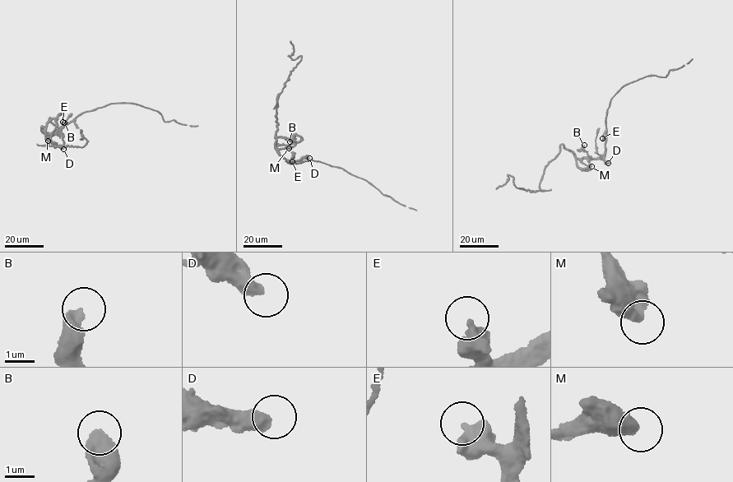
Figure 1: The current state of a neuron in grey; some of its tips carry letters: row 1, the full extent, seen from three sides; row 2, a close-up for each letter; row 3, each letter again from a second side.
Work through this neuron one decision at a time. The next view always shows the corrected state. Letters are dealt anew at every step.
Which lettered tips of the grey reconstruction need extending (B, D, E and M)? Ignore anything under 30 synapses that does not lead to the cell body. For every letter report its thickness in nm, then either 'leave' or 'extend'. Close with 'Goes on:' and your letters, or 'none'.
B: calibre 440 nm; leave
D: calibre 480 nm; leave
E: calibre 320 nm; leave
M: calibre 550 nm; leave
Goes on: none

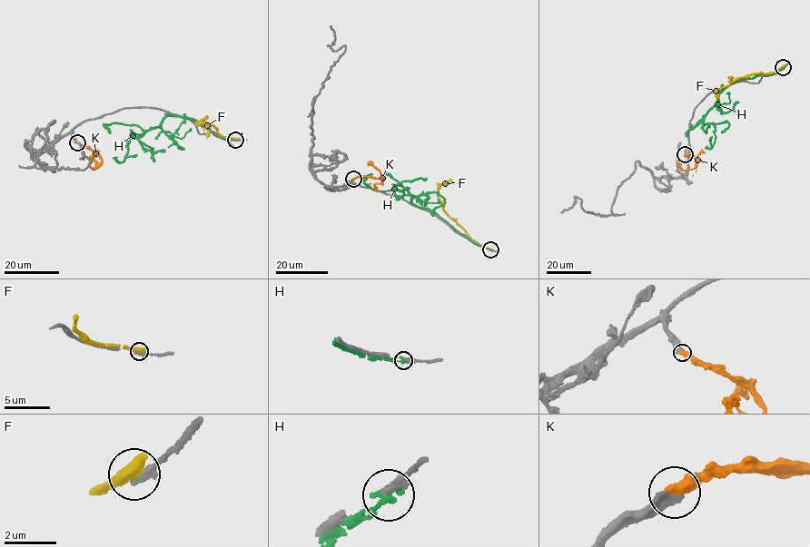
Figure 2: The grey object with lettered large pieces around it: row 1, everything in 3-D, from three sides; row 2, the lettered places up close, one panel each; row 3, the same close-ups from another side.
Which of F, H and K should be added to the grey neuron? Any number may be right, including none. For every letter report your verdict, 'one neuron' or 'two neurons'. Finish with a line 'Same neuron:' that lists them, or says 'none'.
F: two neurons
H: two neurons
K: one neuron
Same neuron: K

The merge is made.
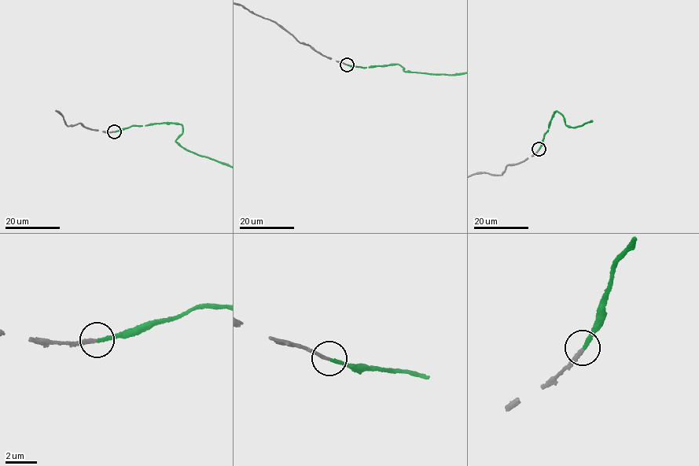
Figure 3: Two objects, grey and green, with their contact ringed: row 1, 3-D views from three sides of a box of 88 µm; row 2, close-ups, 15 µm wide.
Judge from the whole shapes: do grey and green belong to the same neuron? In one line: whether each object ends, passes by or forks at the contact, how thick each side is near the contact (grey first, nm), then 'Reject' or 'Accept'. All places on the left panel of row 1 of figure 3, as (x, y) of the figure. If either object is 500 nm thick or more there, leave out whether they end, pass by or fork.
At the ring grey ends. At the ring green ends. Thickness 240 nm (grey) against 220 nm. Accept

